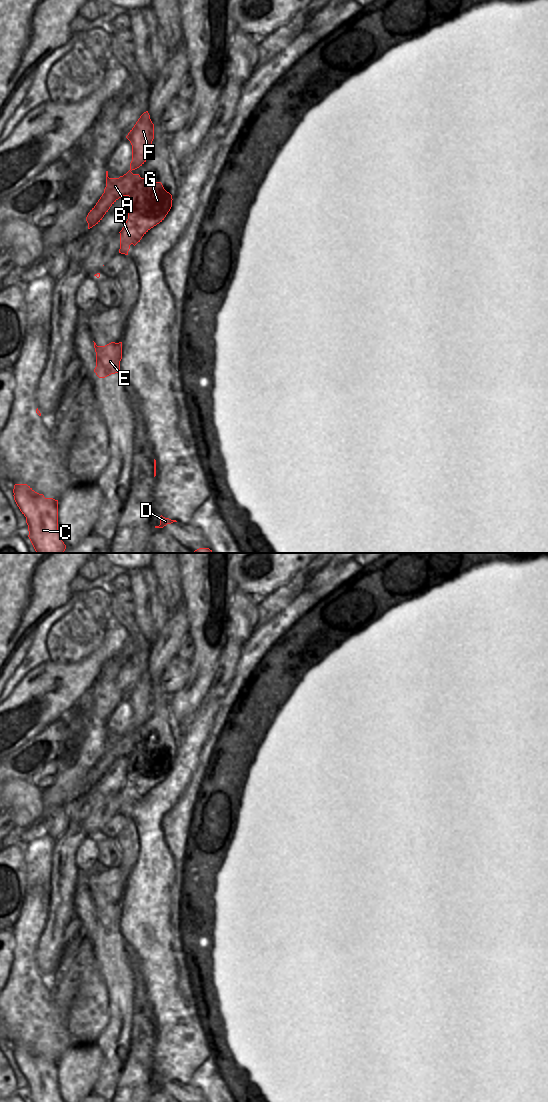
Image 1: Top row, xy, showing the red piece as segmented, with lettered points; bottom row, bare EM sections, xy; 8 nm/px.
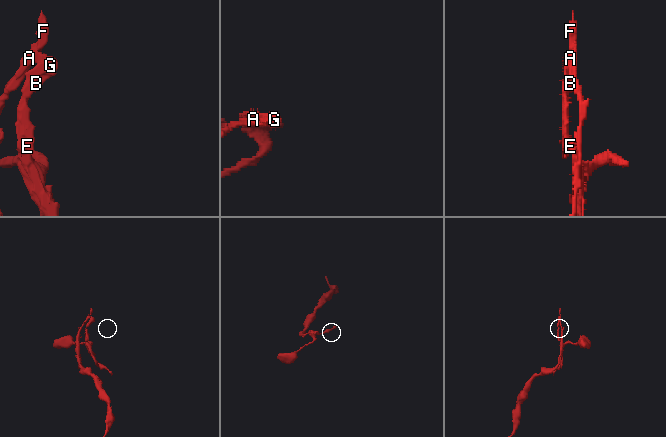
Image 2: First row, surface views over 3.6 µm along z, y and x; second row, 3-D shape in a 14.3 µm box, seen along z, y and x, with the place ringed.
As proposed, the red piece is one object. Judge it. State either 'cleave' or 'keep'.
keep

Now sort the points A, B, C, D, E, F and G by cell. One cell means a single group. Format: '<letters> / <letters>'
A B C D E F G

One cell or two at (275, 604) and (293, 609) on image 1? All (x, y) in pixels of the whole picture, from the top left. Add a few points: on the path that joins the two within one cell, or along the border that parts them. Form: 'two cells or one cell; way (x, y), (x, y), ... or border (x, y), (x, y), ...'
two cells; border (302, 590), (267, 621)

